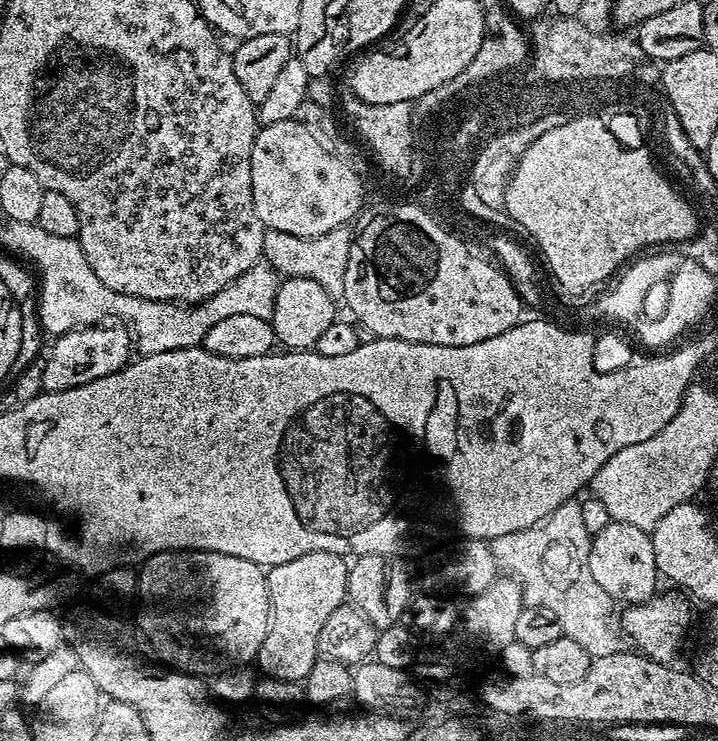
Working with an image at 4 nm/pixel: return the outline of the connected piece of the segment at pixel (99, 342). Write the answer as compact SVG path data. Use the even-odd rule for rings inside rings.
M123 326L75 328L73 332L55 337L51 343L48 357L46 352L42 360L42 389L46 392L74 390L78 386L86 386L86 382L106 378L126 367L134 356L134 341Z

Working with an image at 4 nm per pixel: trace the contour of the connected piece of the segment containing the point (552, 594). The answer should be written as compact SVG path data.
M580 500L562 502L540 523L497 536L494 541L501 569L509 568L520 581L527 606L546 606L554 614L572 614L576 604L584 604L588 592L598 592L598 581L590 574L590 546L592 537L582 519Z

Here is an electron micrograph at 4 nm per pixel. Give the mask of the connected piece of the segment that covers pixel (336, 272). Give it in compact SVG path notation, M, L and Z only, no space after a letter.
M347 227L335 228L321 236L295 236L277 228L269 228L262 238L262 258L281 277L297 276L318 282L327 292L343 293L346 262L354 239Z

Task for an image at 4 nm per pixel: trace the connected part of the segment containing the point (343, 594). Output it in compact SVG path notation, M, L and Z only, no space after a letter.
M311 552L267 569L272 624L258 657L265 677L297 682L307 679L318 659L318 636L322 626L348 596L349 567L349 561L337 552Z

